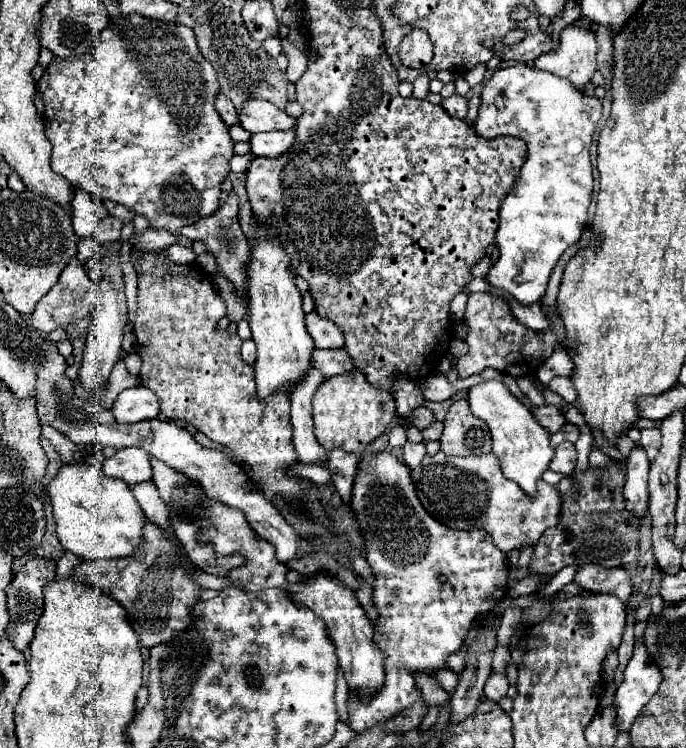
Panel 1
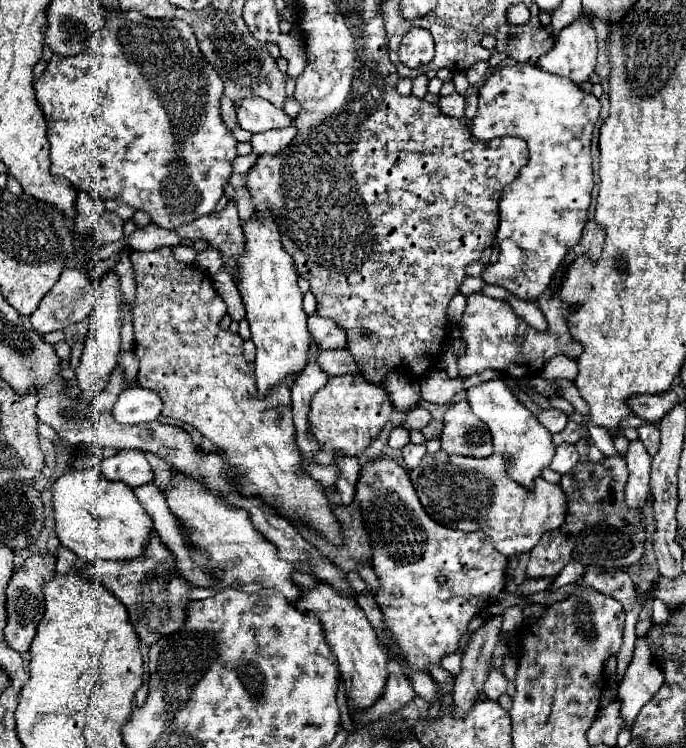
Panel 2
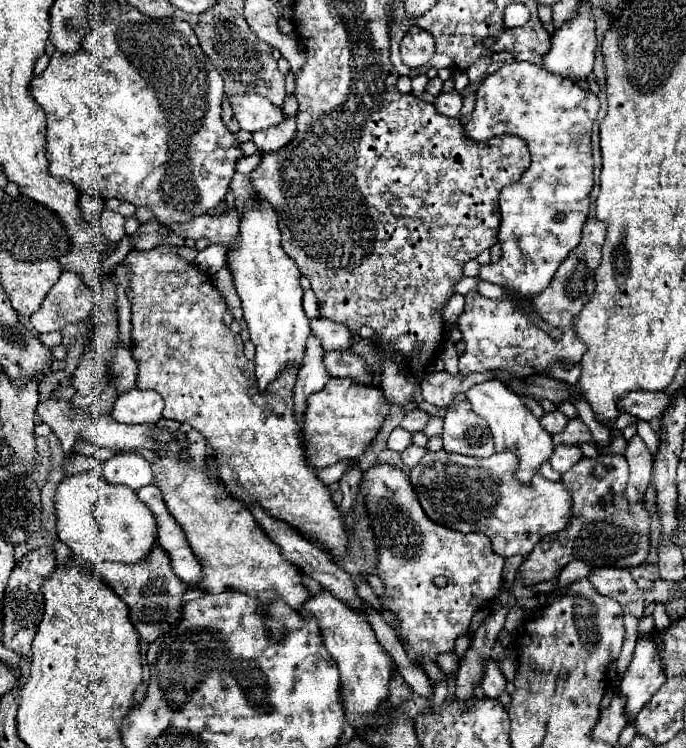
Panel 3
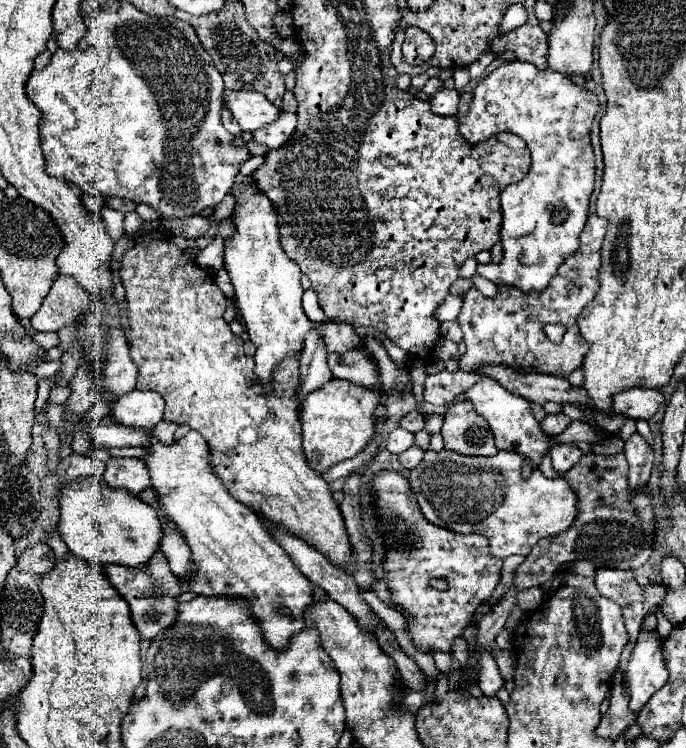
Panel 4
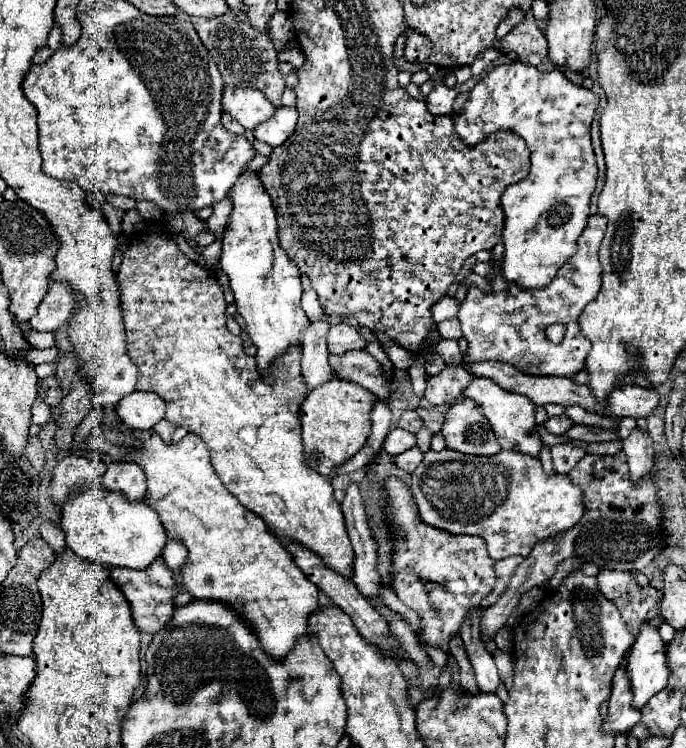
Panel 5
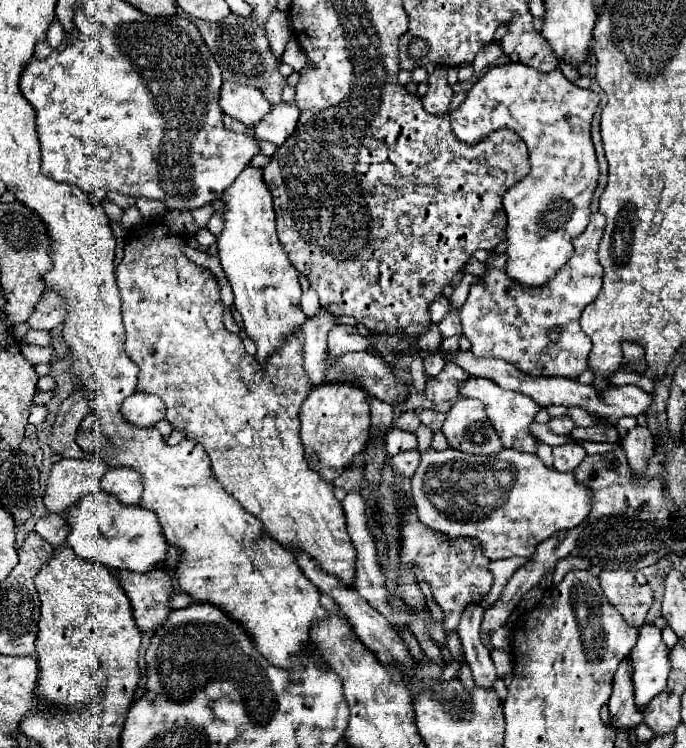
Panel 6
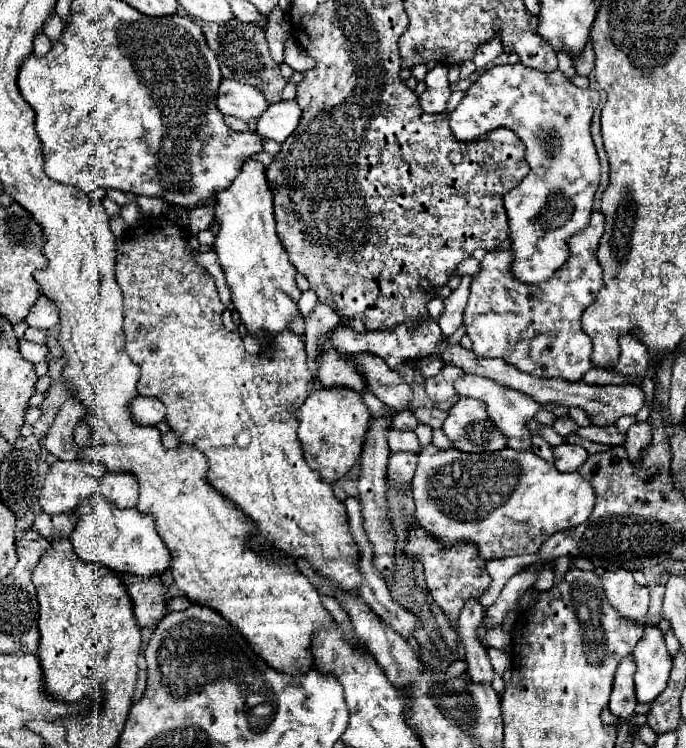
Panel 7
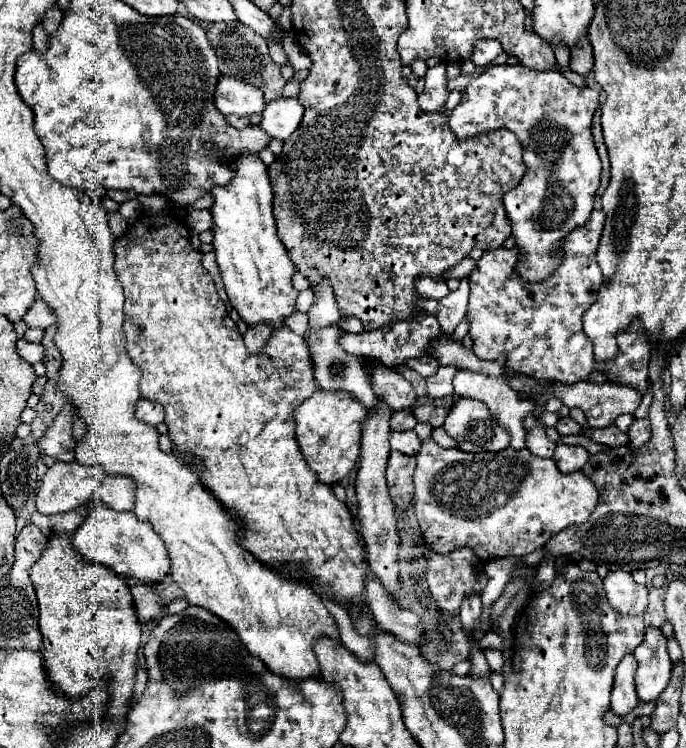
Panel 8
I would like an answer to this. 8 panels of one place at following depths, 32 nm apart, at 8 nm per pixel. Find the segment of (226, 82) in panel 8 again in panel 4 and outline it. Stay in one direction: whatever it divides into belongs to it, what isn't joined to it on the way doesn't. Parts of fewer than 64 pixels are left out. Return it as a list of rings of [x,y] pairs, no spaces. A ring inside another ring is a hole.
[[[226,90],[224,104],[238,120],[244,132],[254,132],[264,124],[276,120],[280,108],[276,108],[264,94],[254,90]]]

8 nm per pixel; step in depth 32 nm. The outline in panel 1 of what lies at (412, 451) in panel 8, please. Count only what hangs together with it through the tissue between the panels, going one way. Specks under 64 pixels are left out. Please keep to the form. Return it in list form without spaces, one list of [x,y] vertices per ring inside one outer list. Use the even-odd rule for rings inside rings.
[[[402,424],[394,426],[392,432],[388,434],[388,438],[390,438],[390,446],[404,446],[406,440],[408,440],[408,438],[406,438],[406,430],[404,430]]]

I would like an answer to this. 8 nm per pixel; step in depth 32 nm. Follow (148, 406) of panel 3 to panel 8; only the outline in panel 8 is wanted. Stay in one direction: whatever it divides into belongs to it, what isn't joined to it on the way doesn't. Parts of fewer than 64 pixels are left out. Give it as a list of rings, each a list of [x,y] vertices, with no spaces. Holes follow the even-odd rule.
[[[140,400],[140,404],[136,406],[136,418],[146,422],[148,426],[158,426],[164,422],[164,408],[156,402],[150,400]]]

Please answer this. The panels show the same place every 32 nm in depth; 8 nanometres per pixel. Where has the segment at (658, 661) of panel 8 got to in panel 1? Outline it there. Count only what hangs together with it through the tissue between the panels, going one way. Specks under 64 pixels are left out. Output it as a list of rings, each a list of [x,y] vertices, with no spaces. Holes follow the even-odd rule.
[[[636,640],[634,656],[624,670],[624,680],[616,692],[616,722],[622,732],[628,732],[642,706],[658,692],[662,682],[660,668],[652,662],[644,640]]]

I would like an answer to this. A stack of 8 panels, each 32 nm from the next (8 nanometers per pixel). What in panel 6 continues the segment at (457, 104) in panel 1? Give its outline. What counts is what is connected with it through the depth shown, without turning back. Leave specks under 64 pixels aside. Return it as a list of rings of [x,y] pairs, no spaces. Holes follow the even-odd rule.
[[[438,66],[432,74],[429,74],[428,92],[422,96],[422,106],[430,114],[446,114],[448,102],[452,98],[452,88],[447,82],[447,69]]]

